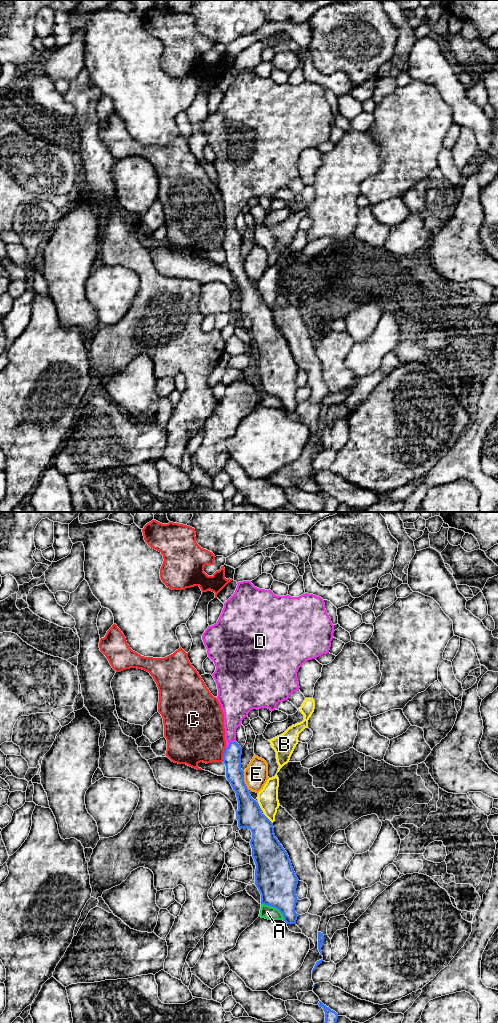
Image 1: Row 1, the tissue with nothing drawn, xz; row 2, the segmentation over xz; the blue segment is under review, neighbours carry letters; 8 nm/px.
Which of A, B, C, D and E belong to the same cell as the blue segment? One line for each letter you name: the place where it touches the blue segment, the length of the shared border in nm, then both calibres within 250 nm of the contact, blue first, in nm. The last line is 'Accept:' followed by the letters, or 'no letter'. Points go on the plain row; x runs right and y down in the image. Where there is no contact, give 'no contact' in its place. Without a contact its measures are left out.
D: meets blue in xz at (229, 231); contact 100 nm long; 140 nm thick on the blue side, 170 nm on the other
Accept: D

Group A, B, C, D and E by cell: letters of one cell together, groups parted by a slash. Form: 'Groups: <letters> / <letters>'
Groups: A / B / C / D / E

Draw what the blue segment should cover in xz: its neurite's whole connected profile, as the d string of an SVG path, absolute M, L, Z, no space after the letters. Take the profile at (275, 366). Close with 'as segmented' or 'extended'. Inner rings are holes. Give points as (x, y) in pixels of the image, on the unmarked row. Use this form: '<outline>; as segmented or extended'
M251 69L237 71L235 81L224 91L224 96L216 112L208 114L202 123L208 145L216 154L212 162L218 177L217 187L224 202L226 235L223 251L226 254L226 266L236 281L238 298L236 307L238 315L248 316L252 320L250 333L254 347L255 373L261 382L261 392L278 397L287 412L296 412L298 402L295 399L298 389L296 376L298 366L294 360L289 344L274 322L273 311L261 300L244 270L244 259L241 257L242 236L236 230L236 217L242 208L253 197L276 197L279 190L288 188L289 184L299 178L297 160L308 148L329 141L333 127L334 113L326 100L324 88L316 83L305 81L299 85L277 84L271 78L259 77Z; extended

